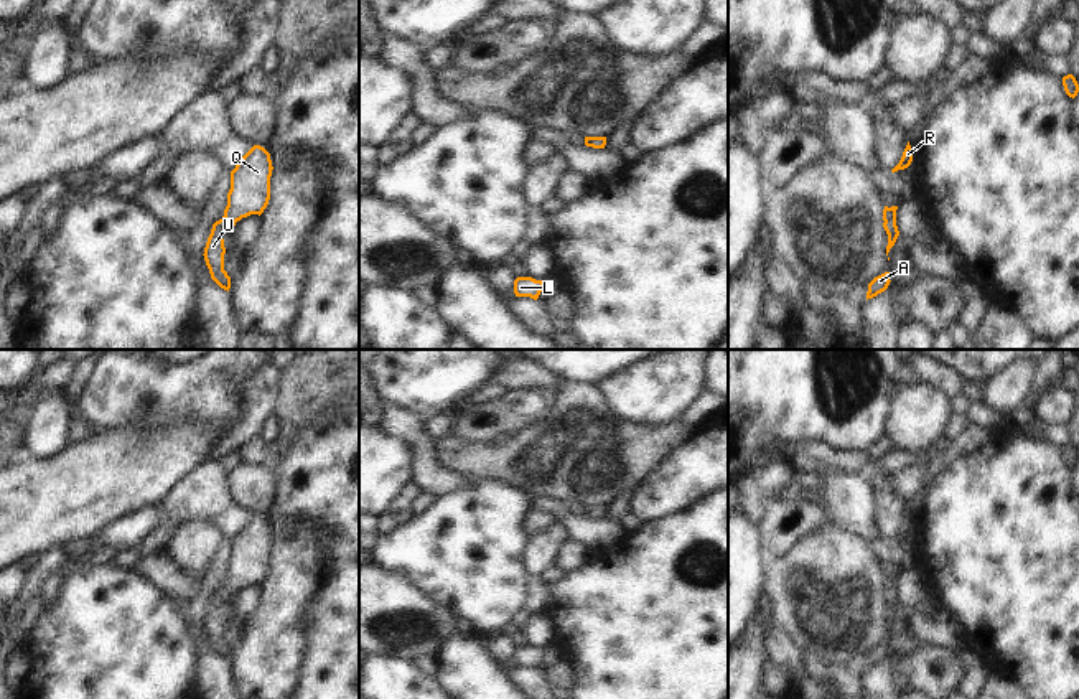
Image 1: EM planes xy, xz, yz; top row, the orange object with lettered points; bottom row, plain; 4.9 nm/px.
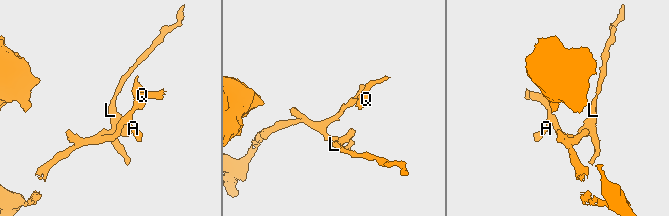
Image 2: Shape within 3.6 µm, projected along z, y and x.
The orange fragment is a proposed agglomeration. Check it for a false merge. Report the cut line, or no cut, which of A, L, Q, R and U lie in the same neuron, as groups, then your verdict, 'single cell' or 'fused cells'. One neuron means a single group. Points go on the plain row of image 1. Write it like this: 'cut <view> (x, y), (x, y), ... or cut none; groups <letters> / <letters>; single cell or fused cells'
cut none; groups A L Q R U; single cell

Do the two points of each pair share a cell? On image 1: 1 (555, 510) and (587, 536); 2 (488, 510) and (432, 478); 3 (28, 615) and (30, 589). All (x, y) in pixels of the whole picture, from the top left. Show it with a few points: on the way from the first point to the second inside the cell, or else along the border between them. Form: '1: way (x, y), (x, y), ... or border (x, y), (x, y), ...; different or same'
1: way (564, 515), (579, 528); same
2: border (471, 480), (468, 485), (437, 498); different
3: border (38, 594), (25, 605), (17, 620); different

